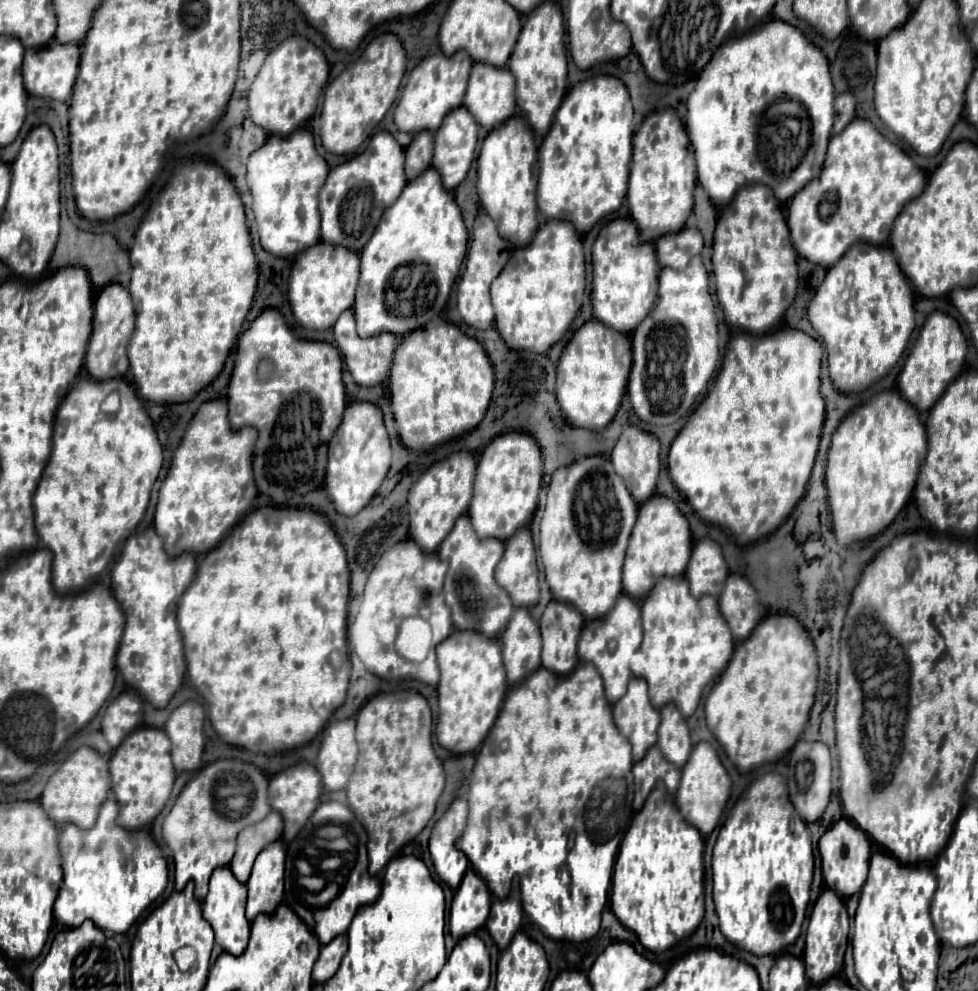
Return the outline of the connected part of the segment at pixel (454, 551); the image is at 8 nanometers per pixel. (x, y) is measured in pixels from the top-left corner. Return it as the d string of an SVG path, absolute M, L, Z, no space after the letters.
M461 515L461 519L457 519L453 525L453 531L449 531L449 535L443 539L437 553L449 563L445 577L445 599L453 613L453 623L457 629L473 629L485 633L487 637L495 637L509 621L513 601L507 591L501 591L501 587L497 587L497 581L493 577L495 565L499 563L503 551L503 541L493 537L479 539L467 515Z

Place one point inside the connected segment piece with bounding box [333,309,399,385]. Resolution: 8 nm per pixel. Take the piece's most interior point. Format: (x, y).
(368, 358)

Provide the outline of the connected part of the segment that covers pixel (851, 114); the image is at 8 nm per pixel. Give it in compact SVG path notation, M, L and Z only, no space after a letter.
M845 91L845 93L835 97L835 125L833 125L833 133L837 135L839 131L843 131L843 127L851 119L855 119L855 97L853 97L853 93Z

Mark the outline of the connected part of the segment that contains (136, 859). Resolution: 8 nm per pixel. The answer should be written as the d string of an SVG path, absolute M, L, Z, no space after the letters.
M107 799L99 809L95 827L79 829L73 823L65 823L59 829L63 883L53 913L67 927L79 927L85 919L91 919L103 931L125 933L167 887L169 865L151 833L147 829L129 831L121 827L117 815L117 801Z

